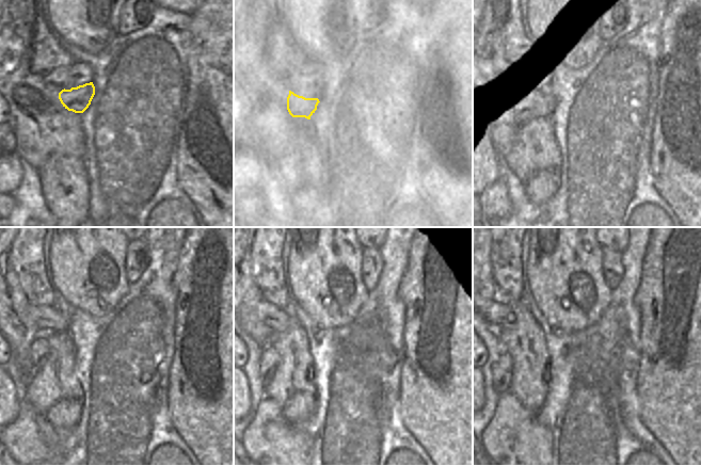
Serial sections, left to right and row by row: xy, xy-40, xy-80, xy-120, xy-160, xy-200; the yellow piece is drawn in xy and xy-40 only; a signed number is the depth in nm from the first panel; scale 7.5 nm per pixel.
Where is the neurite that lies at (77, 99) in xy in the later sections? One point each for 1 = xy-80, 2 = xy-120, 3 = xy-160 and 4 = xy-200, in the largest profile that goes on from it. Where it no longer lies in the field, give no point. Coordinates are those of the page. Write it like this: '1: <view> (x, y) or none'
1: xy-80 (525, 108)
2: xy-120 (38, 349)
3: xy-160 (269, 360)
4: xy-200 (503, 371)

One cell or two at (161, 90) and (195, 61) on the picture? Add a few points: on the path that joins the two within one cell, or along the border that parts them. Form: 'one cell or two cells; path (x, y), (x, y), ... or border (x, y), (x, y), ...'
two cells; border (189, 44), (187, 94)

